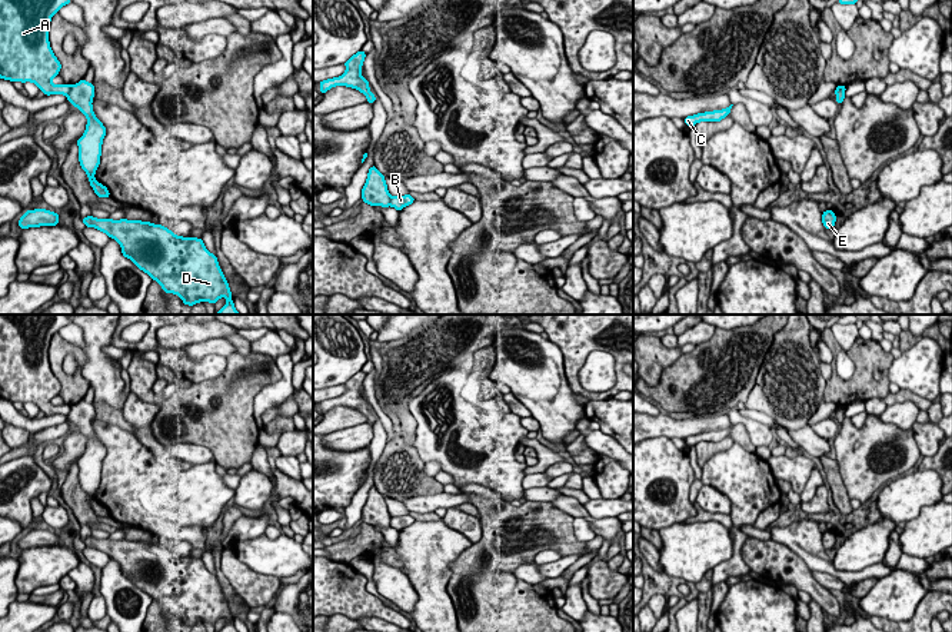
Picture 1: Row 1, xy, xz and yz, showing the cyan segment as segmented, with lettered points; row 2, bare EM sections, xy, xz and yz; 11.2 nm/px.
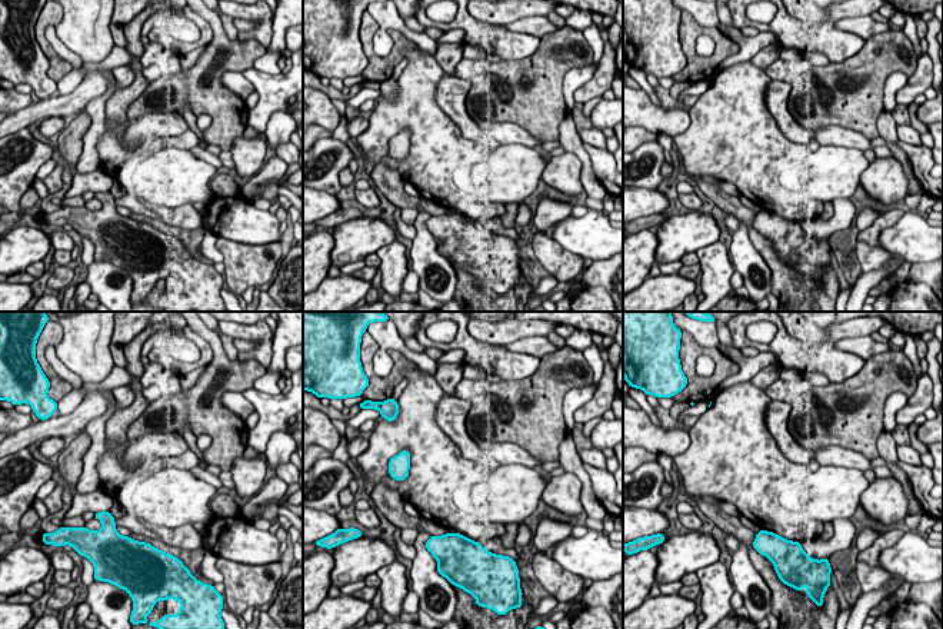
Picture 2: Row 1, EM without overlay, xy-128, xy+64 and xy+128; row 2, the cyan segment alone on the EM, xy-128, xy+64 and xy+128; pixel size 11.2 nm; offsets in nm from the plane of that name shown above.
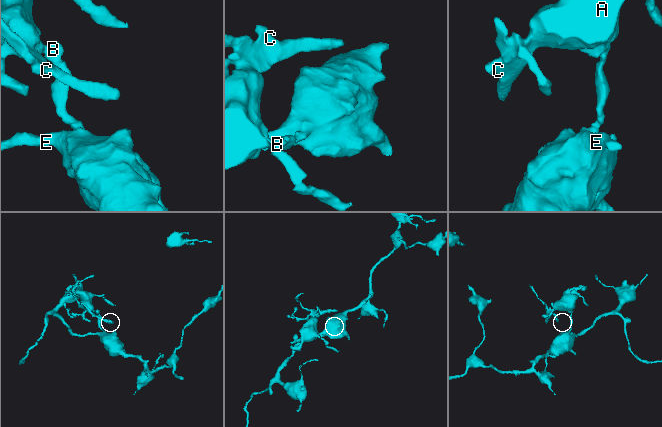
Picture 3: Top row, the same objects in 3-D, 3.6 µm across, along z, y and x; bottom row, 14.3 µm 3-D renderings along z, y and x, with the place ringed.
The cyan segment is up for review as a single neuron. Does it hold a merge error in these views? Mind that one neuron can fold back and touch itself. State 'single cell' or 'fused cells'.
fused cells

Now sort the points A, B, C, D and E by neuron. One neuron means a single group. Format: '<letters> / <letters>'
A C / B D E

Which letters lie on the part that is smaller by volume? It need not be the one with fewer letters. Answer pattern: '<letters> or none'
A, C

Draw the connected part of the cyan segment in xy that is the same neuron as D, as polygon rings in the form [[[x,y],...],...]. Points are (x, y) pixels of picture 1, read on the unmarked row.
[[[91,535],[81,540],[114,559],[124,578],[156,601],[163,612],[177,615],[184,625],[216,625],[226,618],[219,632],[237,632],[217,578],[202,559],[177,556],[162,545],[142,540],[96,539]]]

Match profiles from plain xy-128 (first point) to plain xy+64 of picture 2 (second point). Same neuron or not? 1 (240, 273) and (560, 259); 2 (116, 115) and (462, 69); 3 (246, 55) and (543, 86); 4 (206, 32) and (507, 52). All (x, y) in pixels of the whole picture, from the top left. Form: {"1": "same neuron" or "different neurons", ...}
{"1": "same neuron", "2": "different neurons", "3": "same neuron", "4": "same neuron"}

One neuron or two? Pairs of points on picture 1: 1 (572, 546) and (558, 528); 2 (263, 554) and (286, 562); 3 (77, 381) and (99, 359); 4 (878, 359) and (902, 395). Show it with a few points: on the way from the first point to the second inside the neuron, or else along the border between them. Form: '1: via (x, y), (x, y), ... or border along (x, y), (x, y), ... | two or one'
1: via (568, 542), (558, 532) | one
2: via (269, 556), (280, 556) | one
3: border along (80, 349), (85, 355), (80, 373), (90, 385) | two
4: border along (889, 393), (884, 399) | two

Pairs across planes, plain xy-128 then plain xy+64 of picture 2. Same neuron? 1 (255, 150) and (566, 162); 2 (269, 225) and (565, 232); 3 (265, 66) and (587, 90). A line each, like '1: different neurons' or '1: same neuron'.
1: same neuron
2: same neuron
3: different neurons

